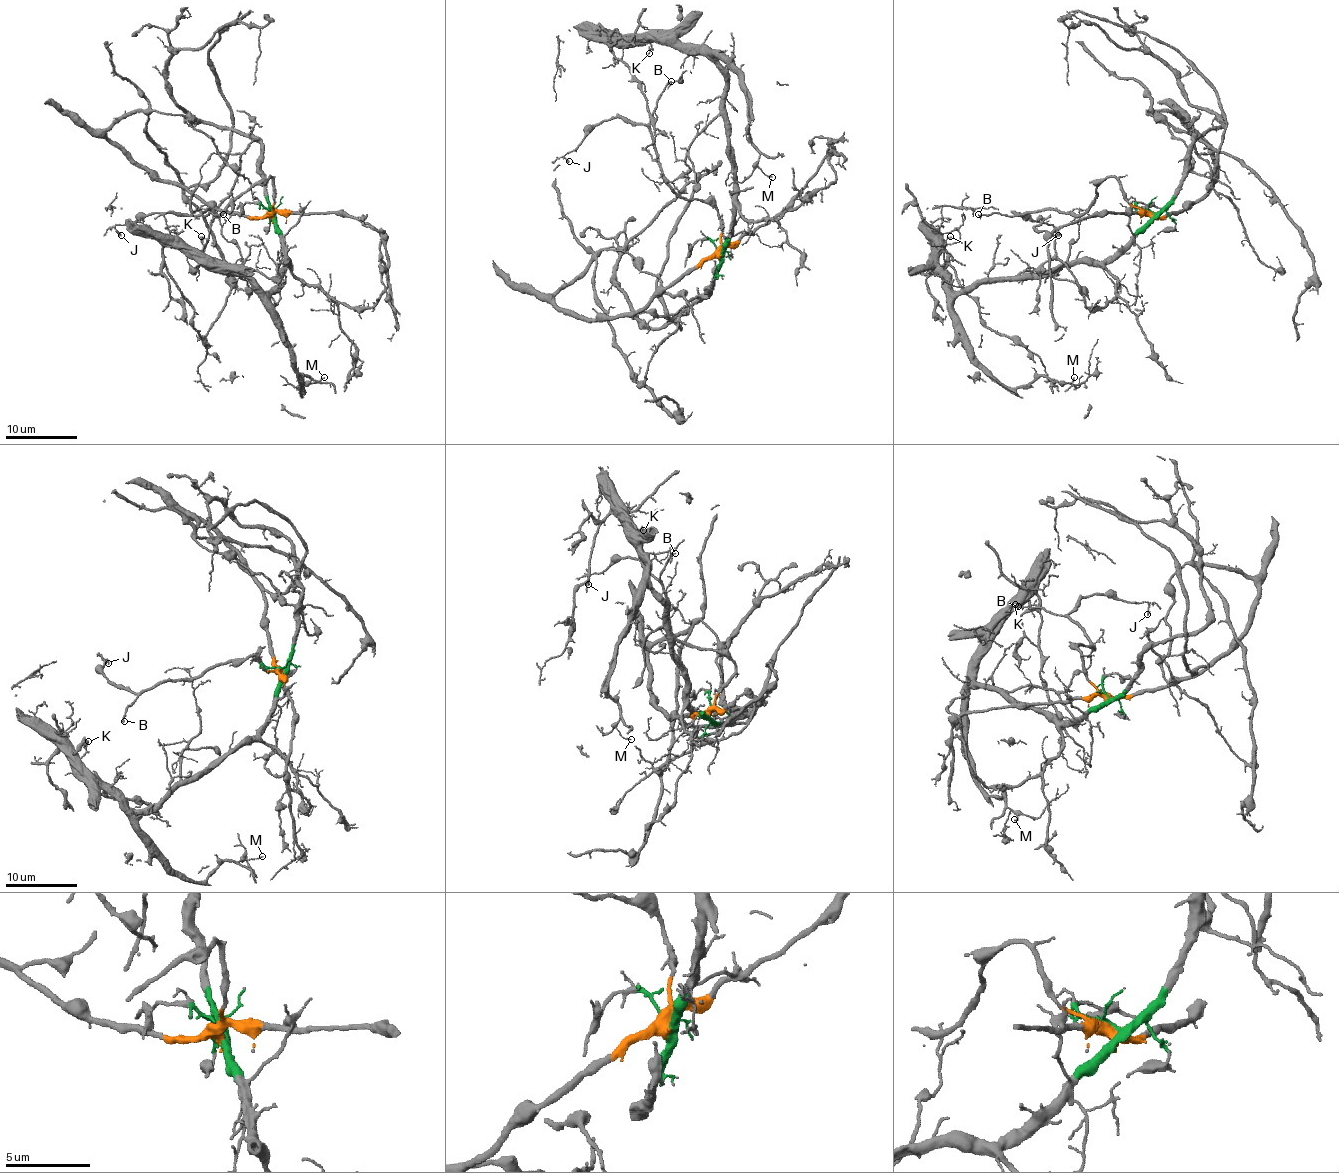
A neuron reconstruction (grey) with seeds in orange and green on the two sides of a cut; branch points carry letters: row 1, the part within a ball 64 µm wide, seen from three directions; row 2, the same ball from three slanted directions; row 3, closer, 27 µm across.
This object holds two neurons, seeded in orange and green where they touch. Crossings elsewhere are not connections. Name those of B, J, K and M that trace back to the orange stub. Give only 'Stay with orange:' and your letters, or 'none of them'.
Stay with orange: B, J

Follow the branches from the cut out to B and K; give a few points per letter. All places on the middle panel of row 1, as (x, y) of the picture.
B: (720, 257), (718, 212), (697, 200), (681, 198), (668, 185), (655, 149), (650, 117), (655, 101), (672, 81)
K: (720, 257), (733, 226), (733, 169), (724, 72), (708, 57), (679, 50), (666, 41), (650, 41), (648, 54)

